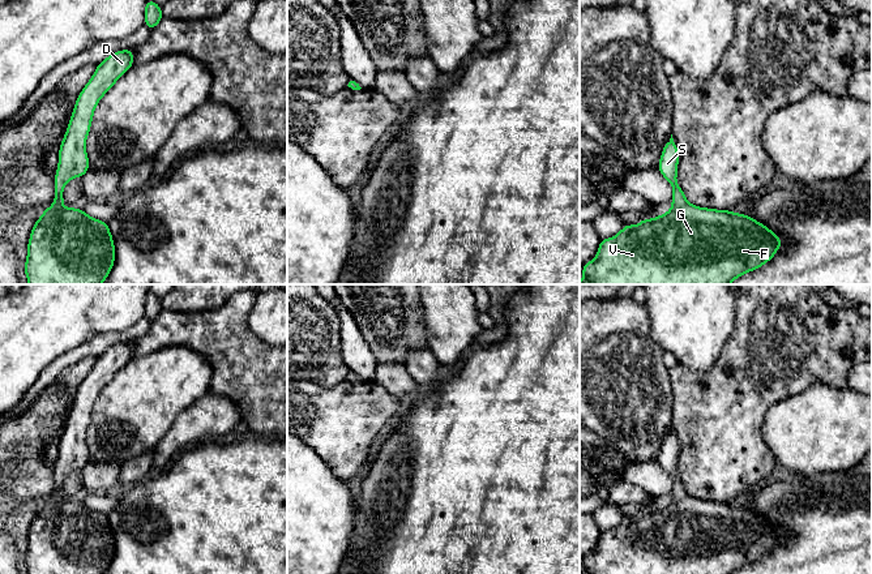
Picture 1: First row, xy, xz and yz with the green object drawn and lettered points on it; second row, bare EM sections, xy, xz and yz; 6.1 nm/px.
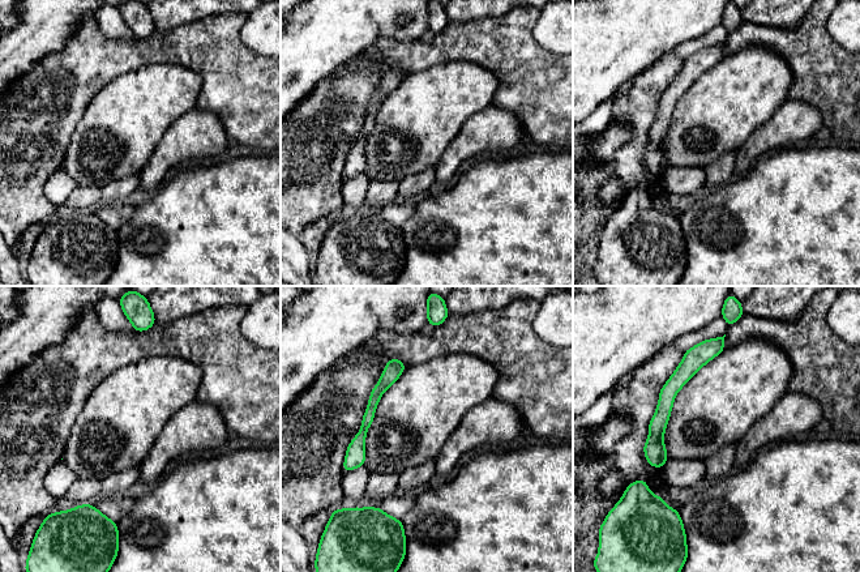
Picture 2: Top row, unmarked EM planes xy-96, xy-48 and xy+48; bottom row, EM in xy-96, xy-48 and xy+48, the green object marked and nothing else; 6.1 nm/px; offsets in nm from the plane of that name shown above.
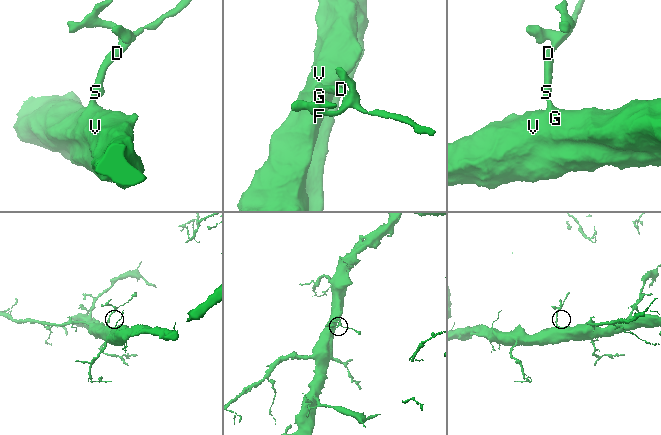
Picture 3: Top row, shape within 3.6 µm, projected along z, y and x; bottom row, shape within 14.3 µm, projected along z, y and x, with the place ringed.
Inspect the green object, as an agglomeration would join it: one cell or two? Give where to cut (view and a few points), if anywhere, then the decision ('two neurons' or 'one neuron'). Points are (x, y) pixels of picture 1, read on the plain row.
cut none; one neuron

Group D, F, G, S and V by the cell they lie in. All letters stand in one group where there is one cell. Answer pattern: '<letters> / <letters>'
D F G S V

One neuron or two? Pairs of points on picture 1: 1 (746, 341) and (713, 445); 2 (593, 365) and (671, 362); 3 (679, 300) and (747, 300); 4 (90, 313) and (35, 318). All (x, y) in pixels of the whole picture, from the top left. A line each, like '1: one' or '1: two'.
1: one
2: two
3: two
4: one

